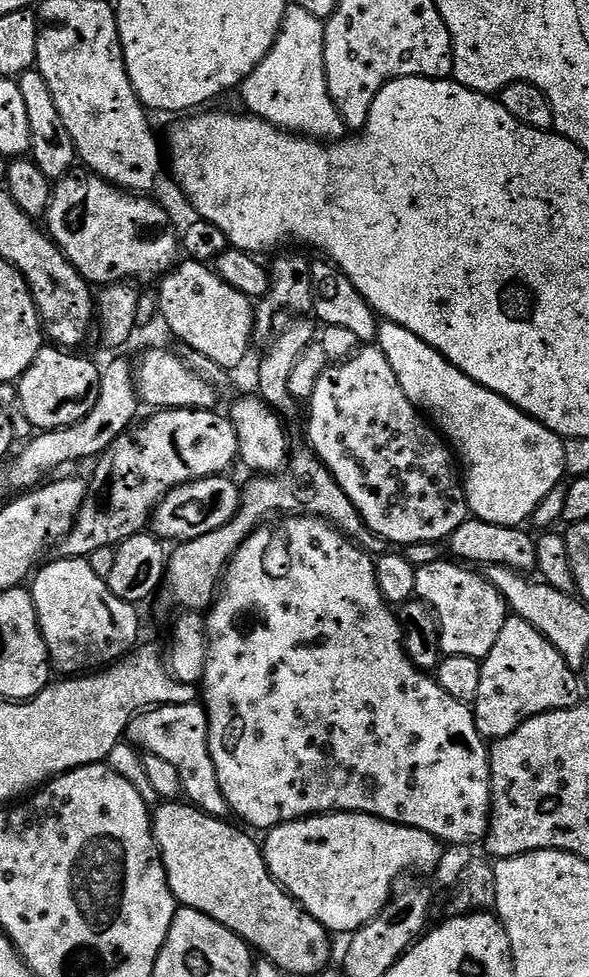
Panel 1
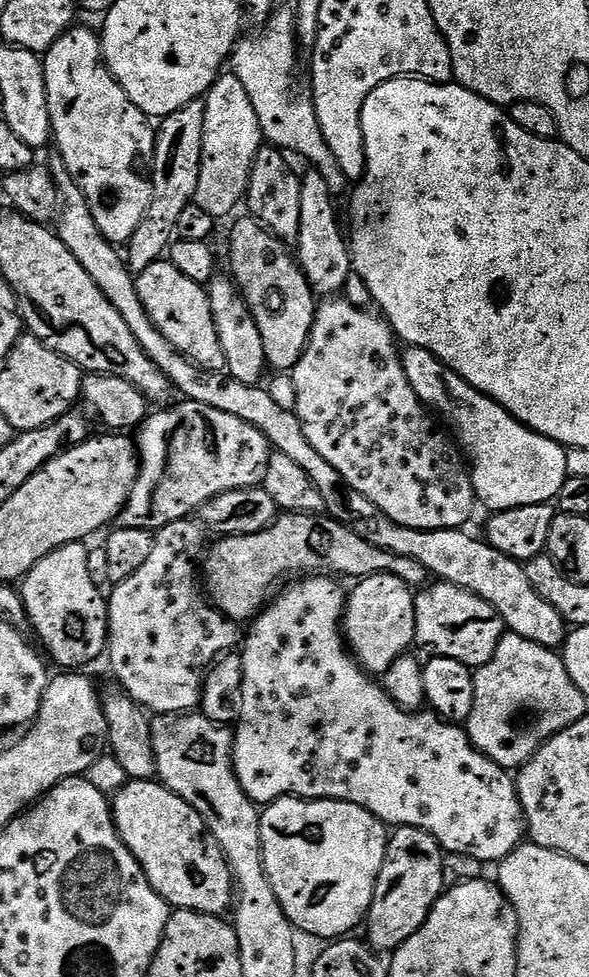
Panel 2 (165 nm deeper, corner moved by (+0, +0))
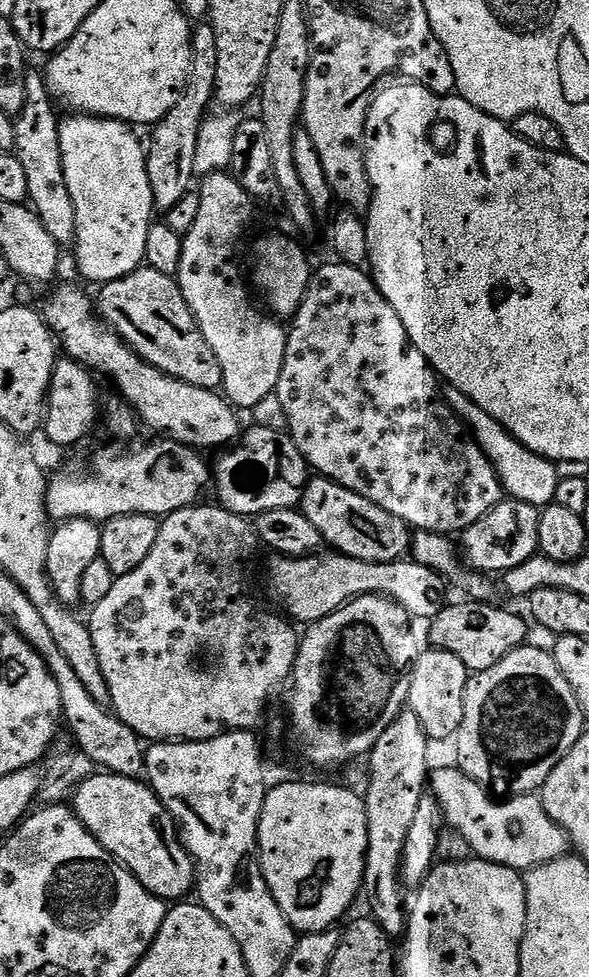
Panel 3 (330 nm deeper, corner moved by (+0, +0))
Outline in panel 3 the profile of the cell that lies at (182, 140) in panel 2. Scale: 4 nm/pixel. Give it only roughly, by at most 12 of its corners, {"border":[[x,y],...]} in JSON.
{"border":[[211,23],[192,30],[192,69],[146,148],[167,214],[193,191],[195,147],[218,78]]}

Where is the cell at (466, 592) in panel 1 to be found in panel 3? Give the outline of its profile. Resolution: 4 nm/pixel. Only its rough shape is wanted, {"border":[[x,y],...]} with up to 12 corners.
{"border":[[492,602],[452,604],[431,621],[433,649],[490,670],[525,647],[529,621]]}

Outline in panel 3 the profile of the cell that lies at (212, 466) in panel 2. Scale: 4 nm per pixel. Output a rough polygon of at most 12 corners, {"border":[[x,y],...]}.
{"border":[[255,426],[214,464],[219,507],[296,508],[310,479],[287,431]]}

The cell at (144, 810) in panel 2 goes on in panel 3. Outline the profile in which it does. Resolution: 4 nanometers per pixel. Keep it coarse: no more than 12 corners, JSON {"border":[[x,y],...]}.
{"border":[[94,774],[76,819],[165,902],[196,865],[143,779]]}

